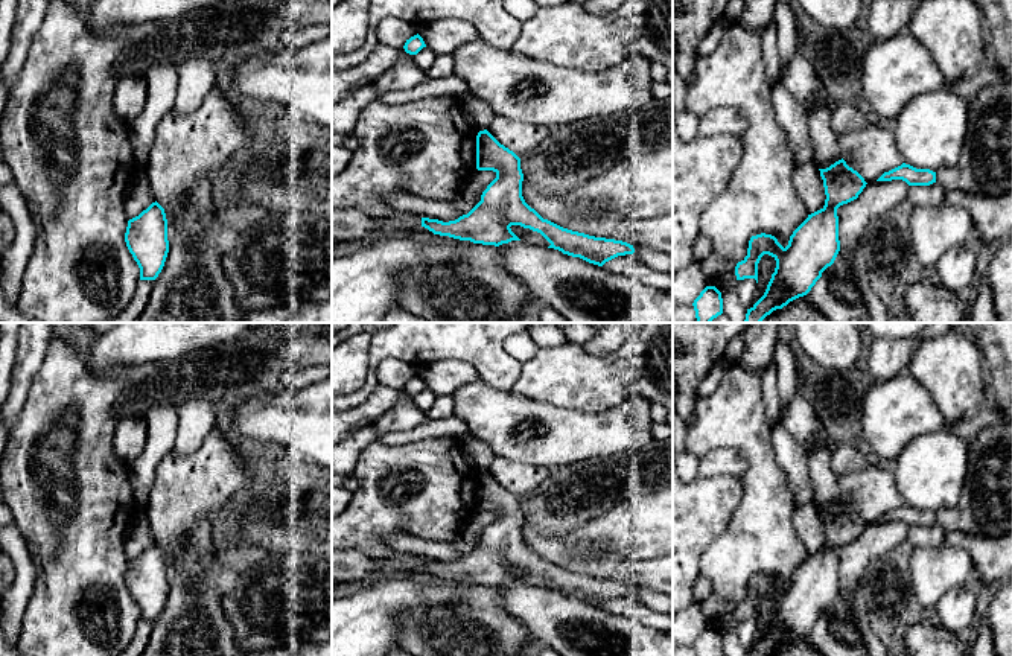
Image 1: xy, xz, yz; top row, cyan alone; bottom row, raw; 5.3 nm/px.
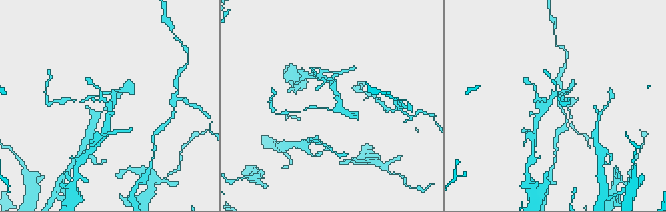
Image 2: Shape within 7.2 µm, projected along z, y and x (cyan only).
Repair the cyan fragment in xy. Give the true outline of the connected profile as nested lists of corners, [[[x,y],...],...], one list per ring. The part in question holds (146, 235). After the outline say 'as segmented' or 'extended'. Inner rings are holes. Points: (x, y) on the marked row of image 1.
[[[157,201],[128,221],[125,242],[140,268],[140,280],[155,280],[169,253],[167,219]]]; as segmented

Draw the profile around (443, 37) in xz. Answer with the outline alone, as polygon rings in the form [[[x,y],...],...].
[[[460,18],[423,23],[418,35],[435,55],[452,55],[464,43],[479,38],[476,27]]]

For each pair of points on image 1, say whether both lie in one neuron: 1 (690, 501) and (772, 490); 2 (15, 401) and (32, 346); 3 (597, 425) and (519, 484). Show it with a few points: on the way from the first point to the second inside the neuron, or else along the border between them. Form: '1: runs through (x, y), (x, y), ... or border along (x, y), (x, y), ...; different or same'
1: border along (741, 481), (741, 499), (728, 528); different
2: runs through (19, 387), (28, 359); same
3: border along (507, 458), (516, 463), (531, 463), (551, 469); different

